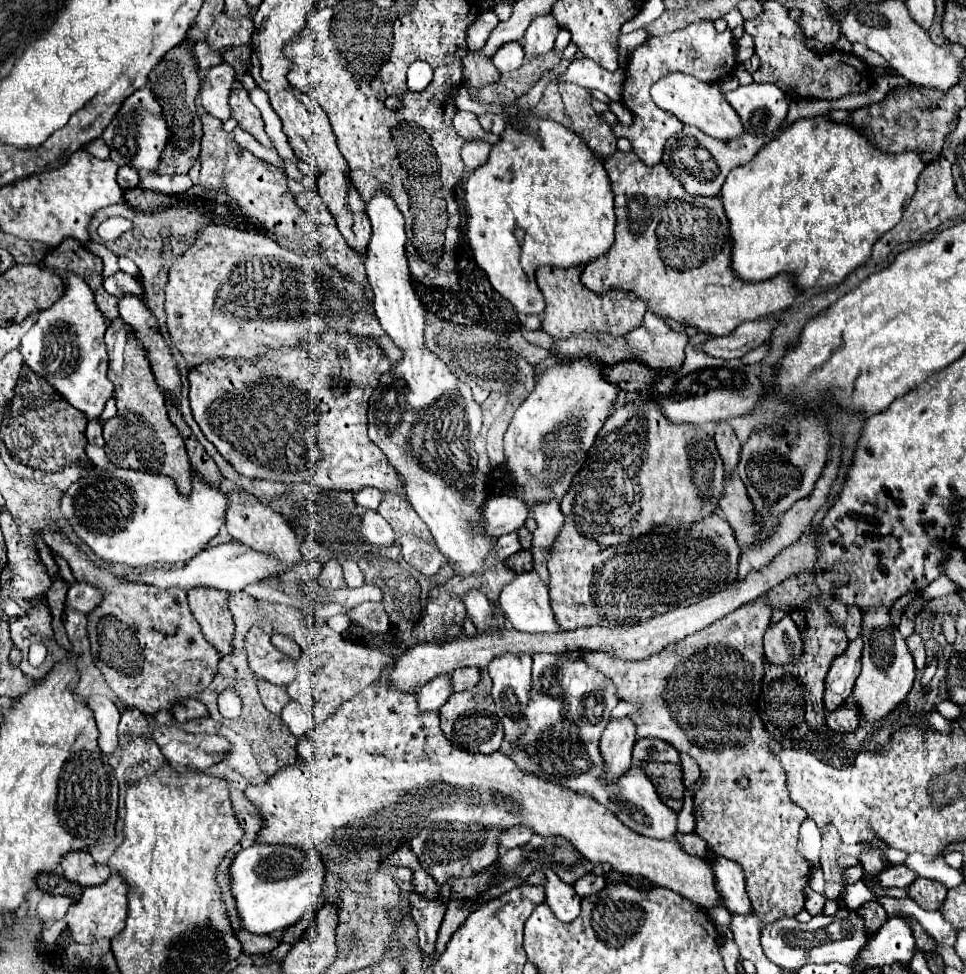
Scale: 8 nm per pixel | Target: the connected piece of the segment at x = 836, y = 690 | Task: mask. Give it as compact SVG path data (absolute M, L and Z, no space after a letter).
M857 637L855 641L849 643L849 647L845 649L845 653L841 653L825 679L825 709L833 711L837 705L843 705L847 701L847 697L853 691L853 683L859 675L861 669L861 649L863 649L863 641L861 637Z

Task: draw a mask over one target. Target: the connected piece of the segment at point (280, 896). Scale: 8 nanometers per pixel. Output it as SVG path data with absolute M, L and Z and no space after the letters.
M251 845L249 849L243 849L237 853L233 865L231 865L231 875L233 875L233 893L237 899L237 907L243 919L243 925L249 933L253 935L271 935L275 931L287 929L295 925L301 917L319 911L323 907L323 881L325 881L325 865L321 861L321 855L315 851L315 867L309 859L309 853L303 849L295 849L291 845Z

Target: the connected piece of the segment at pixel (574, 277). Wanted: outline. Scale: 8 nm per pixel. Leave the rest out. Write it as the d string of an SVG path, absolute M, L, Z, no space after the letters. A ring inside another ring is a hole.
M581 265L561 269L561 267L539 267L535 271L537 285L545 295L547 307L543 311L543 331L553 337L569 337L571 333L611 333L615 337L627 335L631 329L641 325L647 305L633 293L623 289L609 289L607 293L593 293L581 283Z

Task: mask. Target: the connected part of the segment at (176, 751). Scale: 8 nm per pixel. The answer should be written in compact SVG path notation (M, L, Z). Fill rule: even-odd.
M159 725L159 727L155 727L153 739L161 747L167 763L171 763L173 769L179 769L179 771L183 771L183 769L205 771L207 767L211 767L215 763L221 763L231 751L231 743L221 735L209 735L209 733L191 735L191 733L185 733L183 729L179 729L175 725Z

